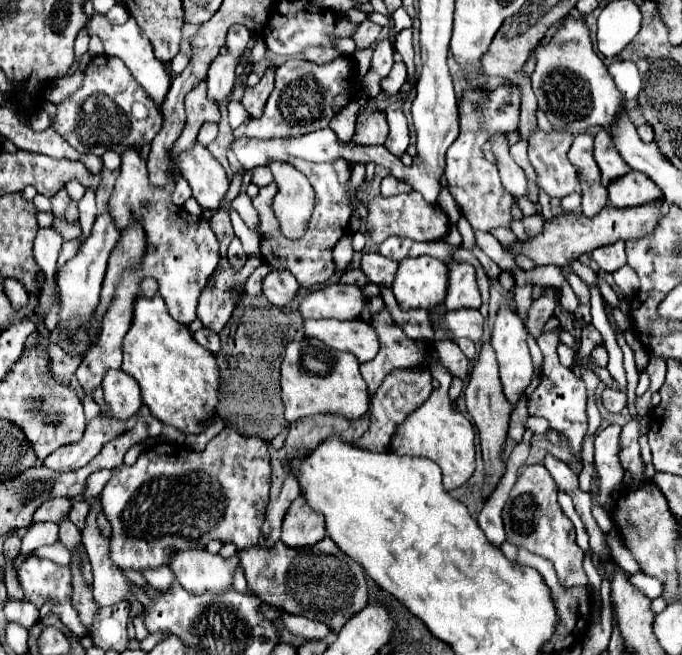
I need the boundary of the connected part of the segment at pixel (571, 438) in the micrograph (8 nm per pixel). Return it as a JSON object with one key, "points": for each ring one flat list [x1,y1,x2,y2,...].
{"points":[[555,327,547,333,541,333,537,337,537,345,543,353,543,369,541,369,541,383,539,387,531,393,531,399,529,399,529,415,539,415,539,417,545,417,551,425,551,429,555,429,557,433,563,433,567,437,567,443,579,451,581,447,581,441,587,433,587,413,585,413,585,407,587,407,587,391,585,391,585,383,583,379,575,377,571,369,563,367,559,363,559,355,557,355,557,347,559,347,559,333,563,331,563,327]]}

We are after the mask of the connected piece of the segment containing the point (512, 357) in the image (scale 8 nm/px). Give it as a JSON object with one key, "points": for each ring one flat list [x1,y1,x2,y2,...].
{"points":[[501,305,497,319,495,319,495,327,493,327,493,339,491,345,497,353,497,363,499,376,503,385,503,393,507,397,507,401,515,407,523,395,523,391,527,389,531,375,533,375,533,361,529,355,529,347,525,343,525,329,521,319,517,317,515,309,509,305]]}

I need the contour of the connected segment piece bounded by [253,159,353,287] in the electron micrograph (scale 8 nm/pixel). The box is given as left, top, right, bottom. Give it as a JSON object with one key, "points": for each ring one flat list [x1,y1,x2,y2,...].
{"points":[[295,159,295,167,307,175,307,179,311,181,317,193,317,203,315,203,313,215,309,219,309,225,303,237,293,241,293,239,283,239,283,235,279,233,279,223,275,223,275,213,271,211,271,202,278,190,275,182,259,189,259,195,253,199,253,205,261,217,261,255,263,259,273,269,289,269,297,277,299,285,313,287,317,283,325,283,335,273,331,249,347,233,349,219,353,213,351,193,349,193,353,165,347,159,335,159,331,163,309,163,305,159]]}

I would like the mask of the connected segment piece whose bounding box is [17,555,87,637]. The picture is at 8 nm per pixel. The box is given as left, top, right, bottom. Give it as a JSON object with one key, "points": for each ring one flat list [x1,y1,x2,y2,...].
{"points":[[27,557,17,571,19,585,23,589,25,601,41,607,45,599,53,597,59,603,59,609,53,609,75,635,87,635,85,627,79,623,77,611,71,607,71,573,69,567,59,567,49,559]]}

